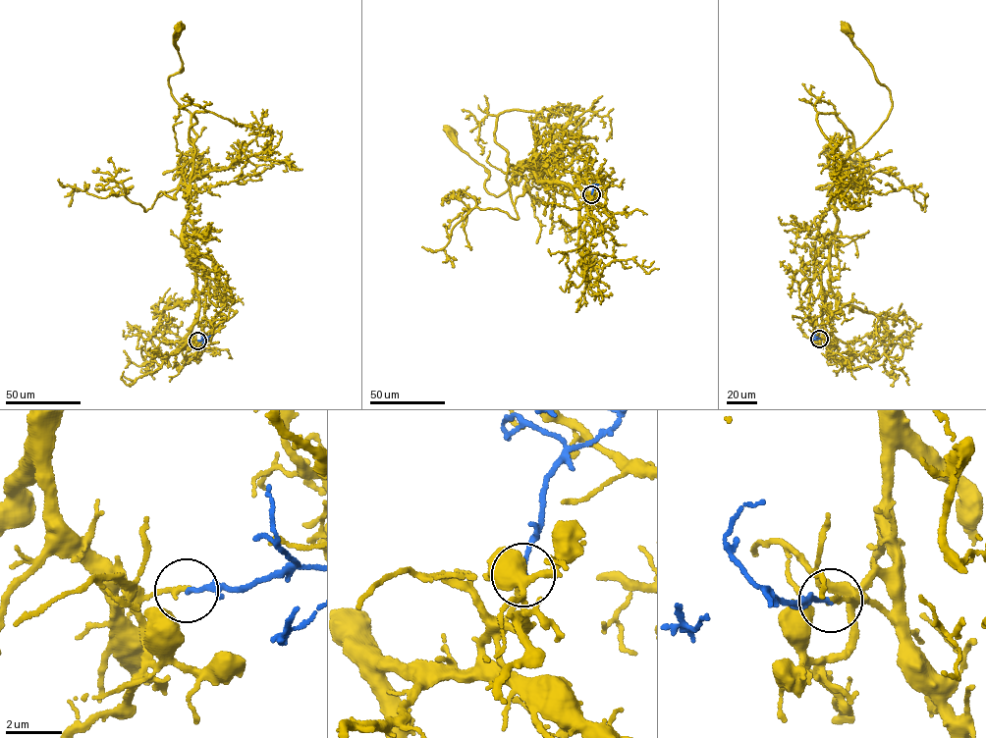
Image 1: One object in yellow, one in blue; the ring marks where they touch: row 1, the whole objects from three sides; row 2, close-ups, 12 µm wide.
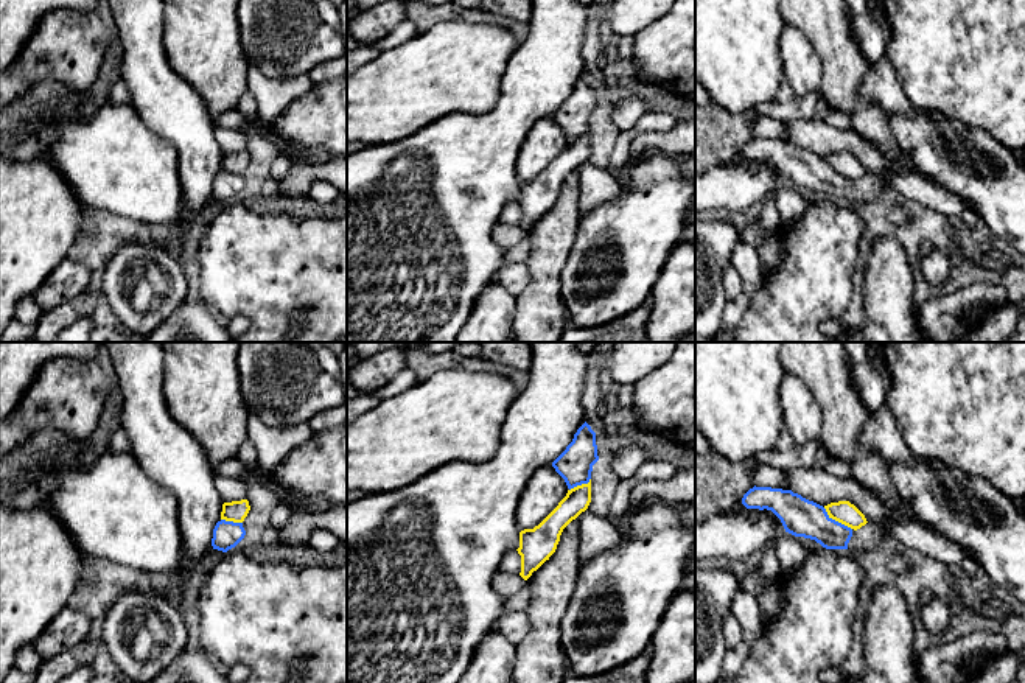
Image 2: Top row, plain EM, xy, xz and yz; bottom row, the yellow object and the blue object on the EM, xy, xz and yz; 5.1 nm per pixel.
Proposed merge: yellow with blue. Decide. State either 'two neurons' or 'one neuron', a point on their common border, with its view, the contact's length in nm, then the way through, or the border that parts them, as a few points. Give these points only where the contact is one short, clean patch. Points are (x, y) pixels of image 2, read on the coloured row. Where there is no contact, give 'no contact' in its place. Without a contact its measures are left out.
two neurons | yz (837, 520) | 190 nm | along yz (823, 507), (832, 518), (851, 529)

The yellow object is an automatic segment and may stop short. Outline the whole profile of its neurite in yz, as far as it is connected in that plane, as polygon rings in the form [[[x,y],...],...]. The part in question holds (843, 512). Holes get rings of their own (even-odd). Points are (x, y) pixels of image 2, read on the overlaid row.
[[[838,501],[824,506],[829,518],[857,531],[865,526],[868,521],[865,515],[849,501]]]

